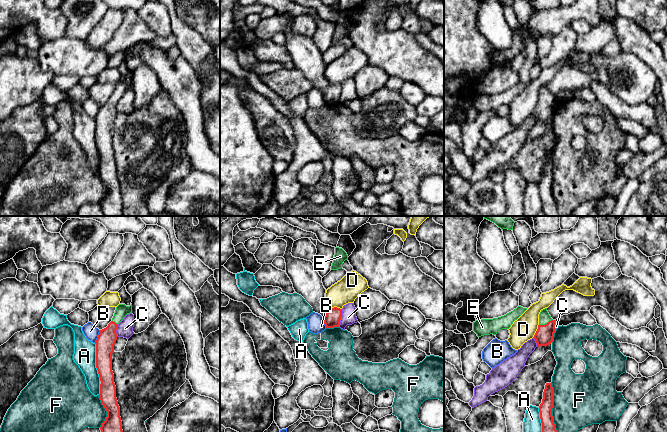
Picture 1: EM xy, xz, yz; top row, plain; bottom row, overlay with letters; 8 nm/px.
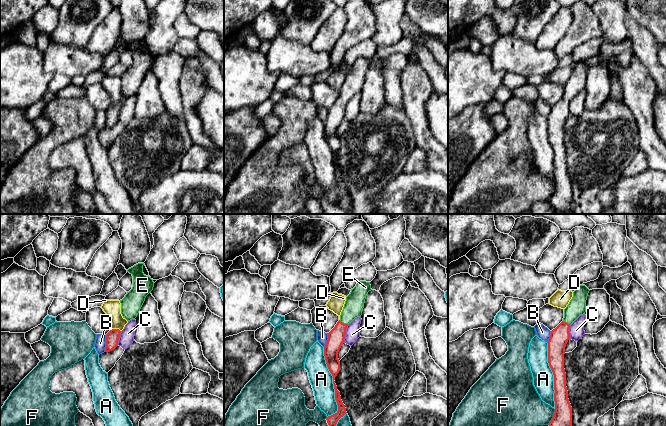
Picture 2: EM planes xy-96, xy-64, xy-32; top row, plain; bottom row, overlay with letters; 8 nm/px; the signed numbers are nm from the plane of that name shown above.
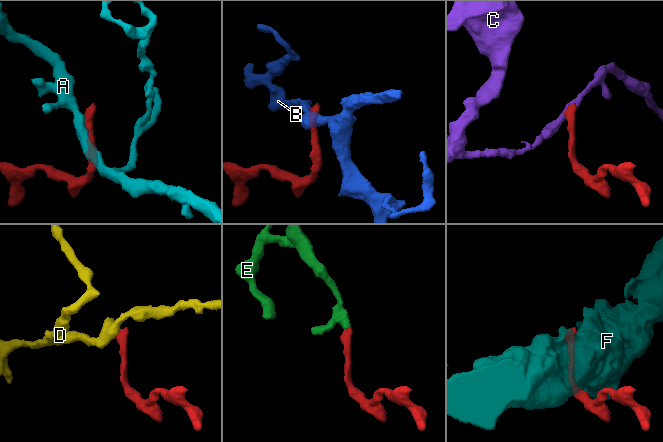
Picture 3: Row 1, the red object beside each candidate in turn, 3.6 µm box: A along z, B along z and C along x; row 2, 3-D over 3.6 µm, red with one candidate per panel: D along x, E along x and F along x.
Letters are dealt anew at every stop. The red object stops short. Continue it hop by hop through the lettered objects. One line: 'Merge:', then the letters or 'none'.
Merge: E

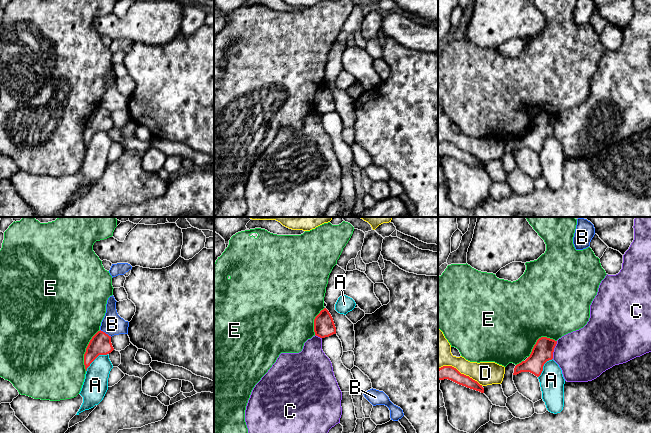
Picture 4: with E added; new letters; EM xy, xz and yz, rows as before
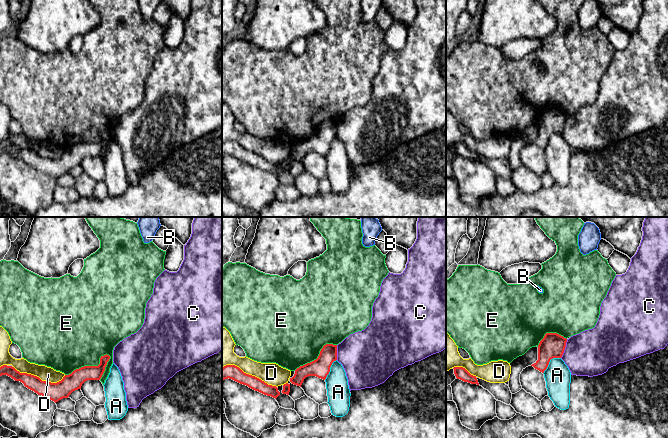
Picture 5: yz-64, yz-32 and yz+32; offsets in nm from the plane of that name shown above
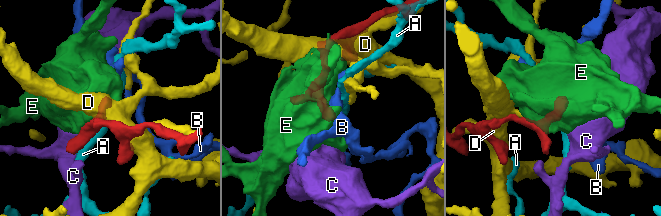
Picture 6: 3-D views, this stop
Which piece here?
Merge: none

